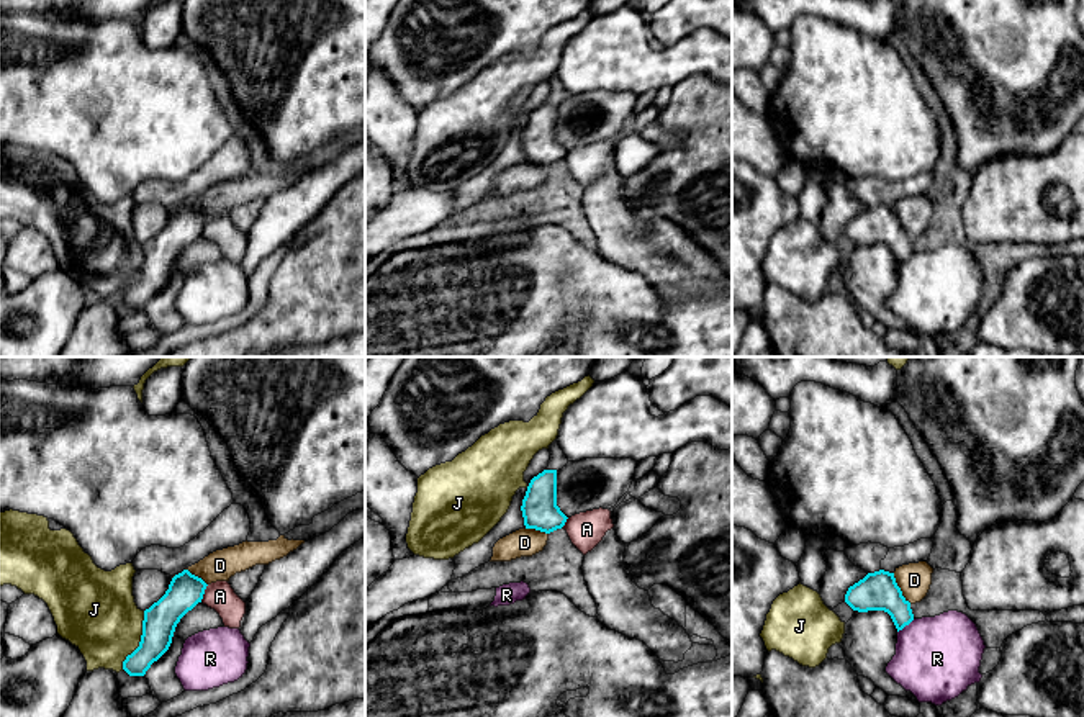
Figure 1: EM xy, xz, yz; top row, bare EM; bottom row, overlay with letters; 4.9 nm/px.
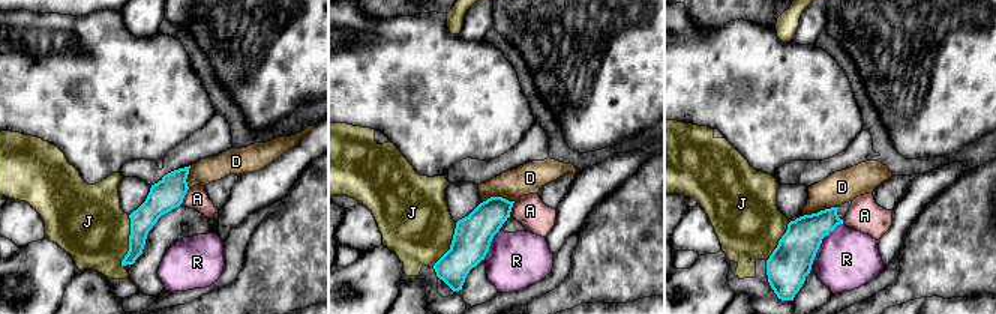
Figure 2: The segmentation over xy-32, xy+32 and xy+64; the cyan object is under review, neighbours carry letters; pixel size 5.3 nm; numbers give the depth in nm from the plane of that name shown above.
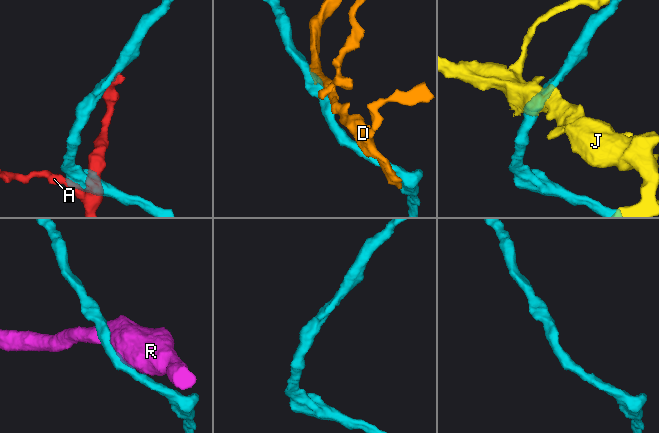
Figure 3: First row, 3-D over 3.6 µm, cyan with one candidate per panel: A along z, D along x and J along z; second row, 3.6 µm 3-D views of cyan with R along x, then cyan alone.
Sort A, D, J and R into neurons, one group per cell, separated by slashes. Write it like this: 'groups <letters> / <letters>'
groups A / D / J / R

